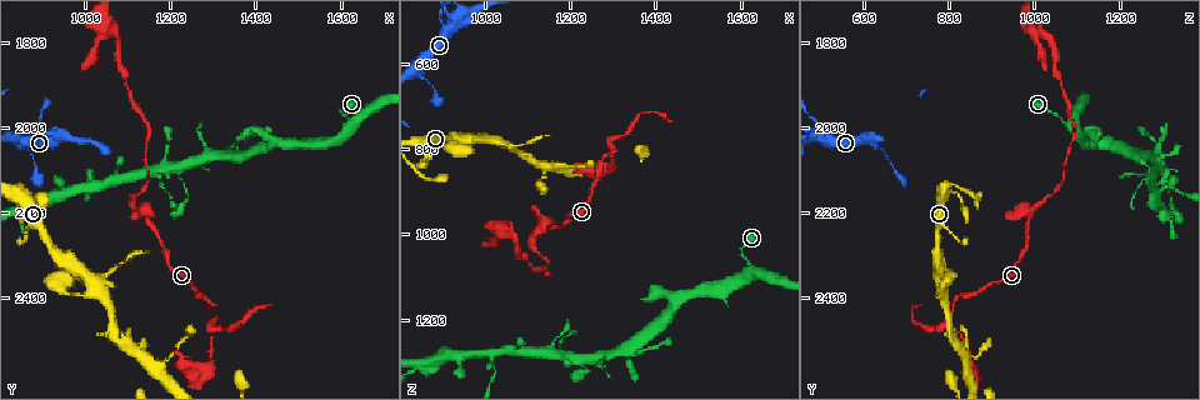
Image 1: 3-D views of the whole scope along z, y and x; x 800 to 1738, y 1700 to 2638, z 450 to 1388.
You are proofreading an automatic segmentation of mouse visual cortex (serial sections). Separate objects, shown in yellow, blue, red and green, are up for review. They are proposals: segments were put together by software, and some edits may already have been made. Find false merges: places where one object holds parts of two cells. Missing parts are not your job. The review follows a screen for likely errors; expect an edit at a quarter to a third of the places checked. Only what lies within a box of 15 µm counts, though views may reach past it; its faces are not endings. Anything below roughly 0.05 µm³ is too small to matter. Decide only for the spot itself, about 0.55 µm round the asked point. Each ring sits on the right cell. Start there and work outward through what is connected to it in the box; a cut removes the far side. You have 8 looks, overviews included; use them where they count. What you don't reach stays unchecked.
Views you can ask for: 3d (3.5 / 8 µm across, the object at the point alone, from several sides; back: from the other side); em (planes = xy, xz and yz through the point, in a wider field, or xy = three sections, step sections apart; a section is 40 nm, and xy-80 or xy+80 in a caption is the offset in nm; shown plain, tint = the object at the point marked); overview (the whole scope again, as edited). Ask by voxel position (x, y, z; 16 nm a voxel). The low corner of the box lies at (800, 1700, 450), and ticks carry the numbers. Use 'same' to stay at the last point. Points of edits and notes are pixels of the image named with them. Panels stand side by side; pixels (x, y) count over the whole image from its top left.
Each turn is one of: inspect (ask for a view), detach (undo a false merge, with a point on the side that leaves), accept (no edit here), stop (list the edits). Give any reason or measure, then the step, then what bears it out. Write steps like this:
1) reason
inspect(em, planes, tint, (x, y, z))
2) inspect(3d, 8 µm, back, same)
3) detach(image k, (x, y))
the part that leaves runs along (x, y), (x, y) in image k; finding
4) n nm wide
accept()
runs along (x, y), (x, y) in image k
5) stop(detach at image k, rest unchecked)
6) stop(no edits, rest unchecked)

inspect(3d, 8 µm, (1295, 2450, 790))

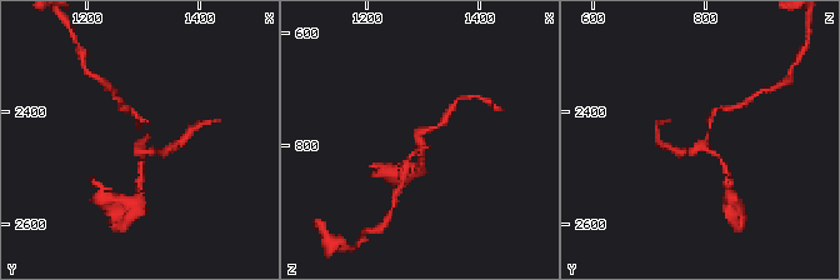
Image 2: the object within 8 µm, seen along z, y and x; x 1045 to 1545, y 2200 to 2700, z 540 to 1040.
now the EM
inspect(em, xy, step 5, tint, (1300, 2460, 800))

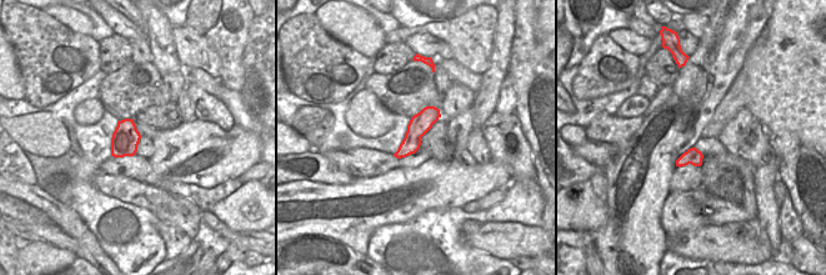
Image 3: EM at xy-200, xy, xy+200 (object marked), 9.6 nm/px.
arms of 150, 150, 150 nm
accept()
runs along (434, 110), (399, 154) in image 3; continuous, no second cell

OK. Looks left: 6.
arms part here
inspect(3d, 8 µm, (1140, 2210, 990))

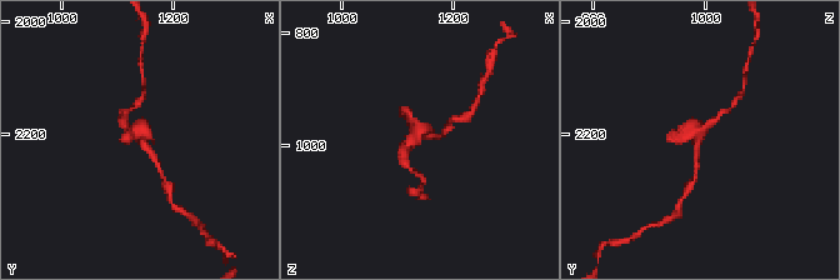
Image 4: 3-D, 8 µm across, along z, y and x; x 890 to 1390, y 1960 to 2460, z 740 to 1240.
zoom in
inspect(3d, 3.5 µm, (1140, 2205, 990))

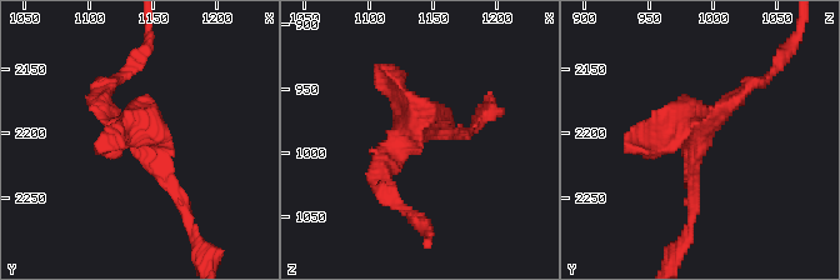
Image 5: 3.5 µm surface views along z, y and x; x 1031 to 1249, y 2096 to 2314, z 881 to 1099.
need the tissue
inspect(em, xy, step 2, tint, (1136, 2206, 988))

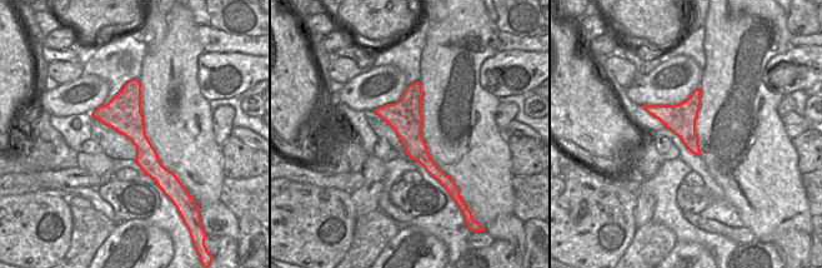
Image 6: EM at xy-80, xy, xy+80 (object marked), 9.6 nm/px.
accept()
runs along (134, 82), (133, 128), (160, 179) in image 6; all the same cell

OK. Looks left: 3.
thin arm on a thick one
inspect(3d, 3.5 µm, (1010, 2140, 1280))

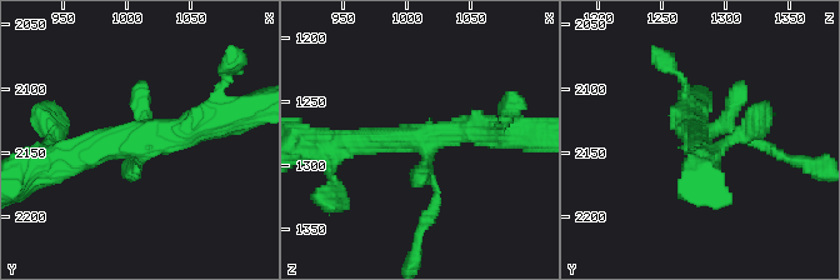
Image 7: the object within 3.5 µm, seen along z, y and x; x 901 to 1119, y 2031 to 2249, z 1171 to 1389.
inspect(em, planes, tint, (1010, 2136, 1278))

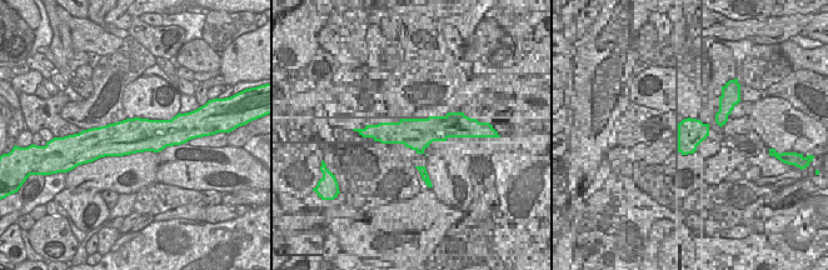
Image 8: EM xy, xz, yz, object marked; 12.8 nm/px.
accept()
runs along (223, 116), (65, 158) in image 7; continuous, no second cell

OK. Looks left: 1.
stop(no edits, rest unchecked)

